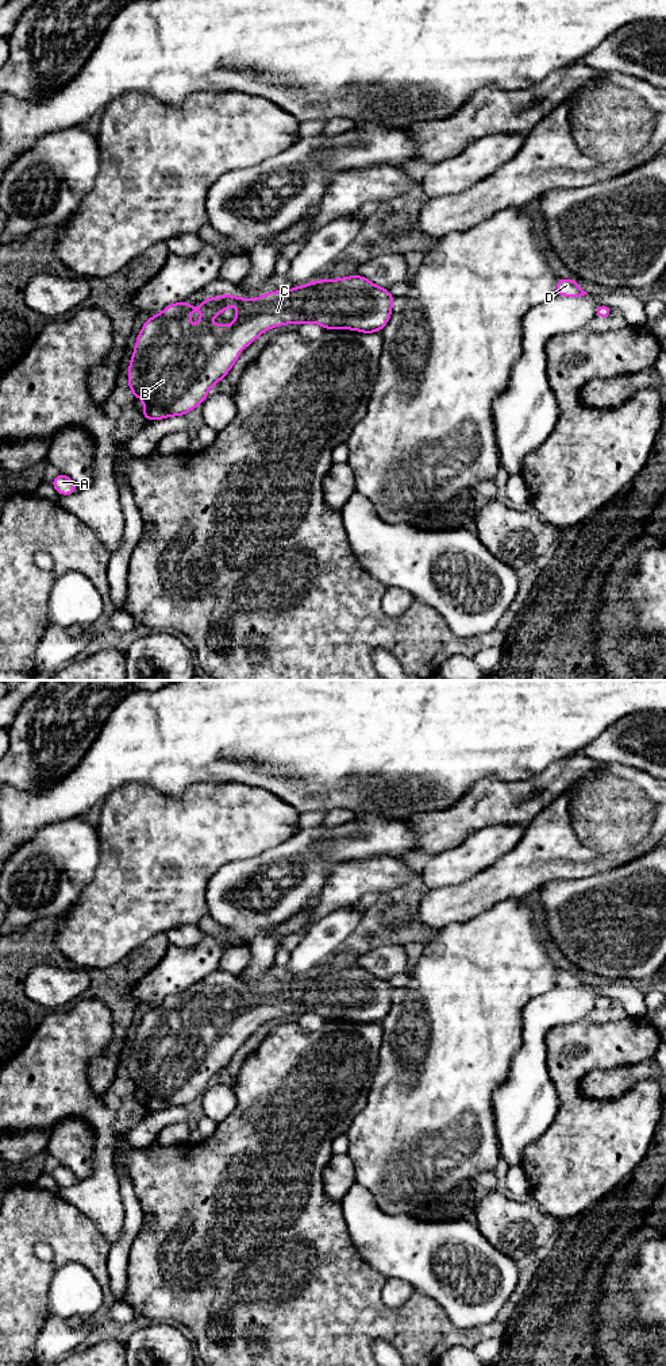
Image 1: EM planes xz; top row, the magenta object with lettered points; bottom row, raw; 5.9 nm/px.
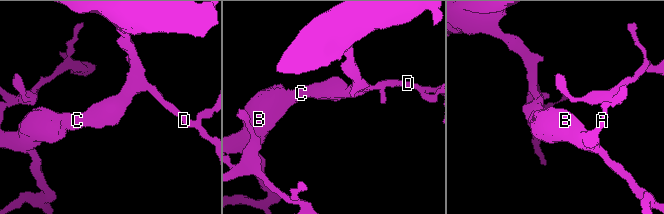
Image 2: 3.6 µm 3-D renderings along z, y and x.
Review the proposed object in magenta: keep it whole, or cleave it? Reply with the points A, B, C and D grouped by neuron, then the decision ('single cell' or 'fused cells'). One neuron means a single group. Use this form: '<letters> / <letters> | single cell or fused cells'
A B C D | single cell

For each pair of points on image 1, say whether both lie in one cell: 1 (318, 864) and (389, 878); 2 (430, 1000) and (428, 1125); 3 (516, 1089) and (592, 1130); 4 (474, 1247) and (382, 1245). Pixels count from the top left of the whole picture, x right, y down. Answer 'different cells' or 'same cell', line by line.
1: different cells
2: same cell
3: different cells
4: same cell

